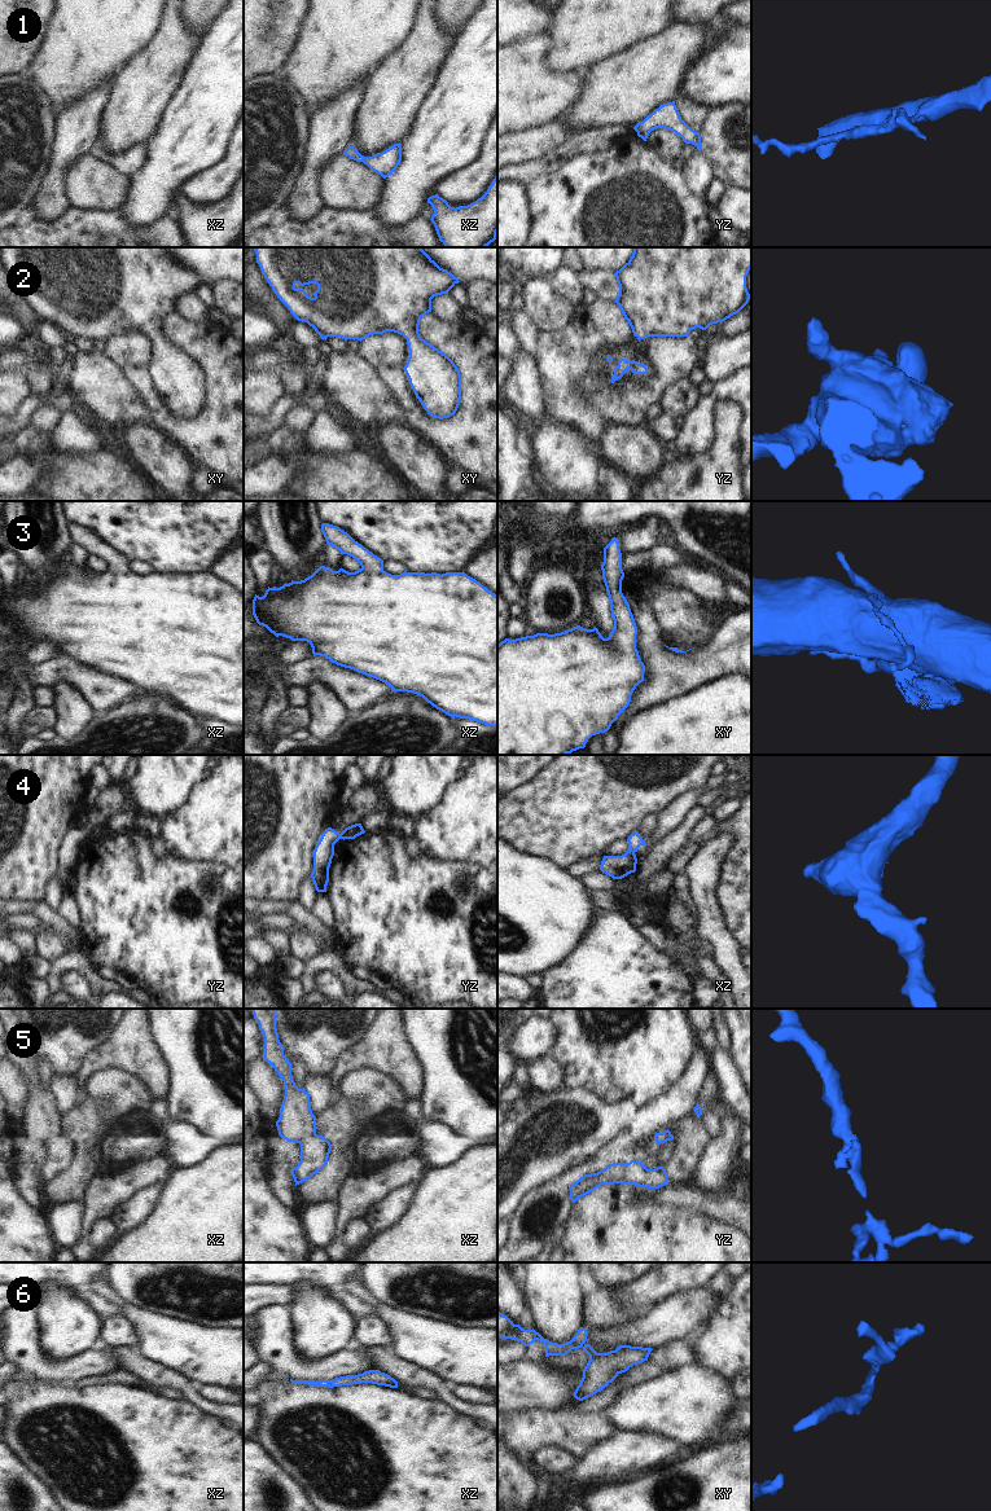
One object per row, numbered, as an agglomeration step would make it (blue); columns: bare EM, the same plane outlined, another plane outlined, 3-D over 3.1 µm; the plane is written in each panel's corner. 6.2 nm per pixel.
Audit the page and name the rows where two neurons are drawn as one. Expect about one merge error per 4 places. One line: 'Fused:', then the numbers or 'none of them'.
Fused: 4

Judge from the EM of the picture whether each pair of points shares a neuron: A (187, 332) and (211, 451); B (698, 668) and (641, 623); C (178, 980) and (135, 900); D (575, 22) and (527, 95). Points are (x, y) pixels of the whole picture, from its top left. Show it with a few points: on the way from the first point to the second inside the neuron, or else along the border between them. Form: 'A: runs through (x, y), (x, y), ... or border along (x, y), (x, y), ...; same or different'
A: runs through (214, 361), (219, 367), (219, 421); same
B: runs through (682, 668), (676, 668), (648, 640); same
C: runs through (178, 961), (178, 943), (154, 919); same
D: border along (547, 35), (551, 64), (578, 70); different

